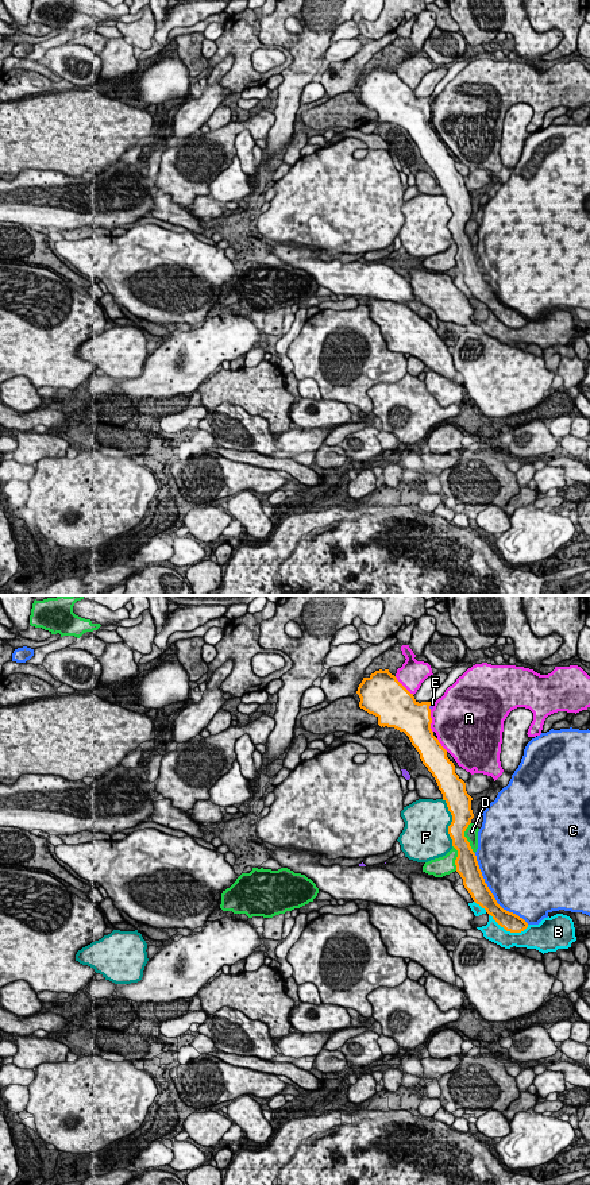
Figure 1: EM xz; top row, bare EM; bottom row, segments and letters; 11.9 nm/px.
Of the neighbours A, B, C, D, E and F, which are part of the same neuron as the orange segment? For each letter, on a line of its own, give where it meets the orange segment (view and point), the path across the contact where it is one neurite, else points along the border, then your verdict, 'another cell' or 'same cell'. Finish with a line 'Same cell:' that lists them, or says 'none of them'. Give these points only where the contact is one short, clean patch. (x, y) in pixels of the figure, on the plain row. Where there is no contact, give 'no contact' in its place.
A: meets orange in xz at (431, 116); another cell
B: meets orange in xz at (509, 325); another cell
C: meets orange in xz at (492, 289); another cell
D: meets orange in xz at (466, 234); another cell
E: meets orange in xz at (430, 100); border along xz (431, 97), (430, 104); another cell
F: meets orange in xz at (451, 217); another cell
Same cell: none of them

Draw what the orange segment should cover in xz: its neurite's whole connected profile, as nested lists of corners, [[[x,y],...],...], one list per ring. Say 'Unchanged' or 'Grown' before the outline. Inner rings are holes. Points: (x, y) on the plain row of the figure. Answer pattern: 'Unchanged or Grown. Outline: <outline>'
Unchanged. Outline: [[[379,65],[369,73],[363,73],[356,89],[360,93],[359,103],[375,111],[381,123],[394,123],[409,132],[423,159],[435,173],[452,211],[448,229],[452,242],[458,246],[456,267],[463,274],[463,281],[473,296],[506,327],[524,327],[528,319],[497,298],[485,278],[477,251],[464,232],[464,227],[474,213],[473,193],[466,186],[466,178],[455,169],[455,161],[447,153],[447,146],[433,131],[431,97],[419,99],[389,65]]]

